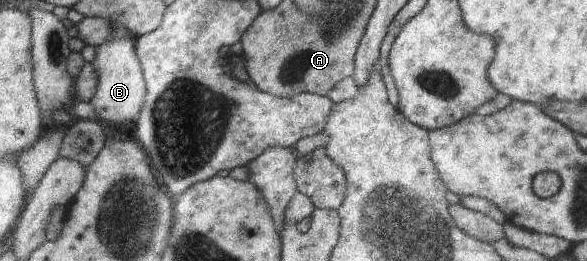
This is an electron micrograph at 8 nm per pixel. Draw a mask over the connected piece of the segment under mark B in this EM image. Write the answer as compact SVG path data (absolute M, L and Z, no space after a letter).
M119 23L113 24L113 36L96 50L94 68L97 72L97 89L95 95L89 100L96 108L100 122L118 123L128 121L136 122L145 103L145 80L135 53L135 37Z

